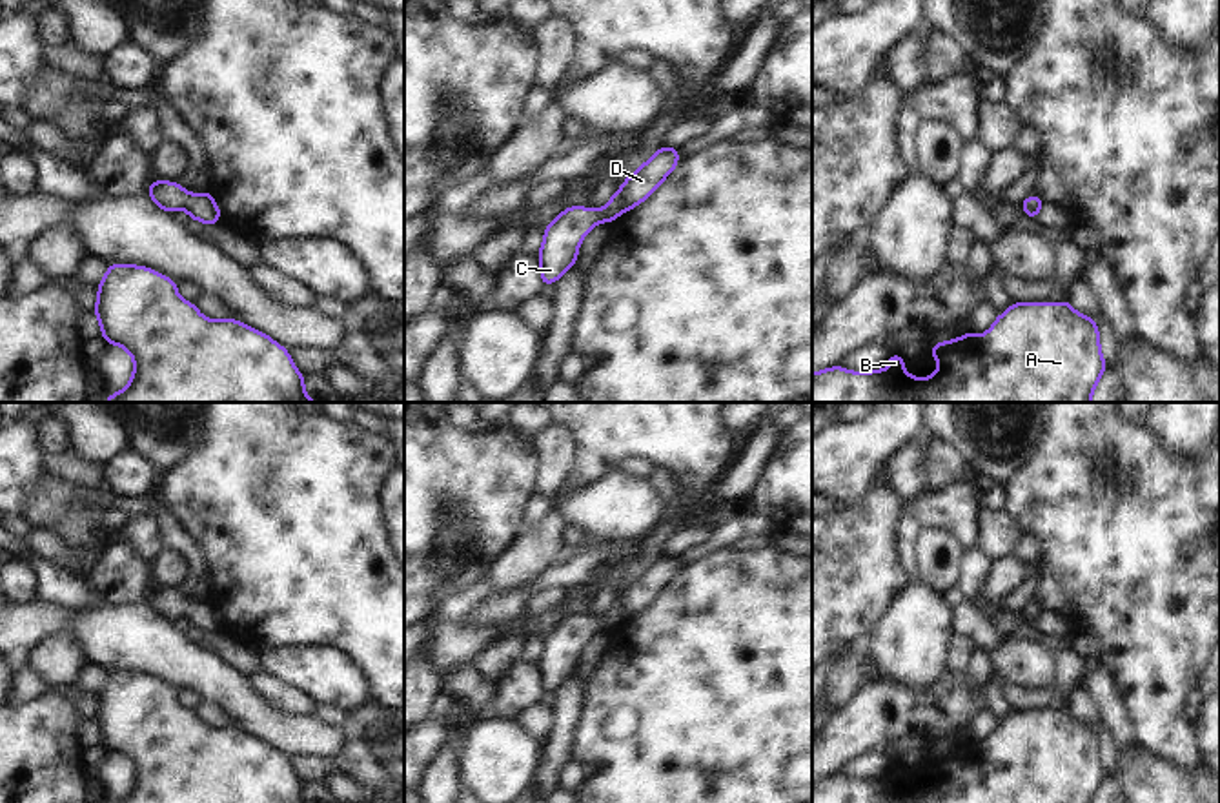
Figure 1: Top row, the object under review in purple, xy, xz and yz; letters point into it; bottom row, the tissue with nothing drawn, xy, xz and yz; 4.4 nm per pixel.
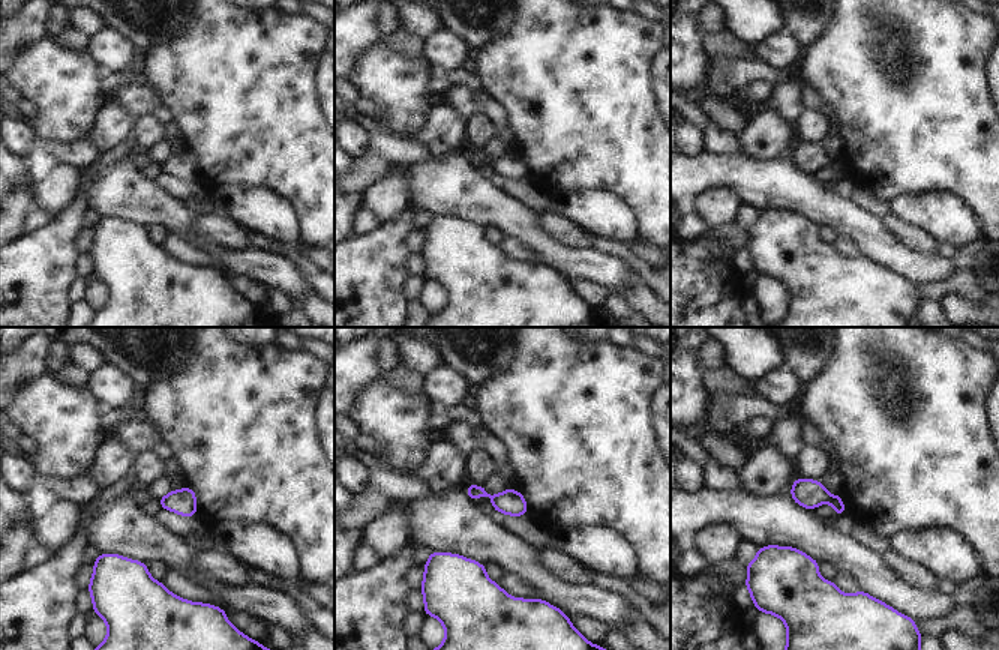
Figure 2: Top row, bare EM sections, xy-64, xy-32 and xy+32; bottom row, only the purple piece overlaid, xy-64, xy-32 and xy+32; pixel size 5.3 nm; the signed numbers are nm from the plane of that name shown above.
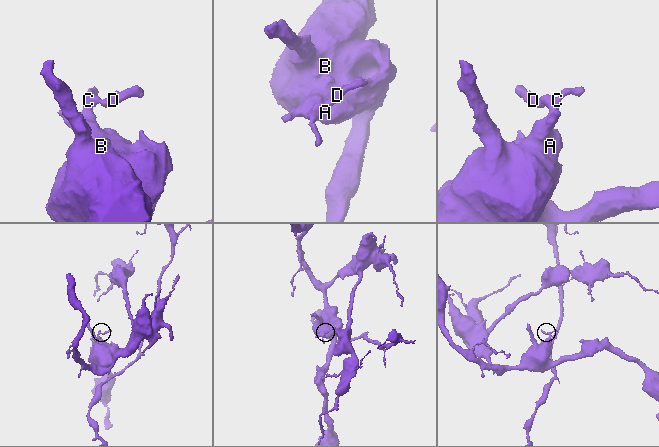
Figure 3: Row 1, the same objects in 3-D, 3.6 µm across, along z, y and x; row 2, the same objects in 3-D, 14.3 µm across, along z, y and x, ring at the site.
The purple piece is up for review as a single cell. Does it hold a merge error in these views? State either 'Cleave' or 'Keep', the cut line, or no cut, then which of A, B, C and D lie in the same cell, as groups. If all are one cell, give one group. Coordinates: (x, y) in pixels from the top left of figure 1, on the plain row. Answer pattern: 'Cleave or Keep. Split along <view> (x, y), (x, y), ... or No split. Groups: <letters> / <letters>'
Keep. No split. Groups: A B C D

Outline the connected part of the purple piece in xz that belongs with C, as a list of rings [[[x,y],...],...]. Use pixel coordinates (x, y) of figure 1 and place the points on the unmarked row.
[[[661,554],[652,566],[634,583],[625,586],[621,597],[614,601],[601,619],[568,614],[552,632],[548,632],[541,659],[535,663],[541,670],[541,690],[555,692],[555,688],[575,672],[581,648],[597,630],[608,632],[648,606],[679,572],[677,561],[679,555]]]

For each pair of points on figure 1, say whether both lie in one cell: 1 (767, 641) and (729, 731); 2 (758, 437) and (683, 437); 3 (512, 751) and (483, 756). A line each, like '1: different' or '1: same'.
1: same
2: different
3: same

